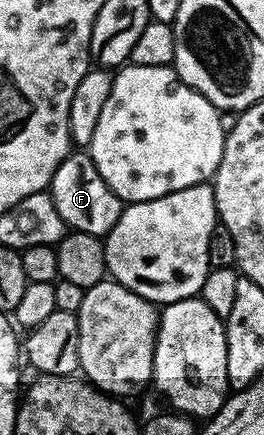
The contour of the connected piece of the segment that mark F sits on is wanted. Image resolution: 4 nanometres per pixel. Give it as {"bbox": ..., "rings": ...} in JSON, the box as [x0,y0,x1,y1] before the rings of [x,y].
{"bbox":[50,152,126,239],"rings":[[[73,152],[58,164],[58,172],[54,172],[50,193],[54,200],[54,208],[58,208],[58,216],[62,216],[65,227],[78,234],[93,234],[103,239],[104,235],[118,224],[118,216],[122,216],[126,203],[98,176],[98,168],[94,168],[92,155],[87,152]]]}

